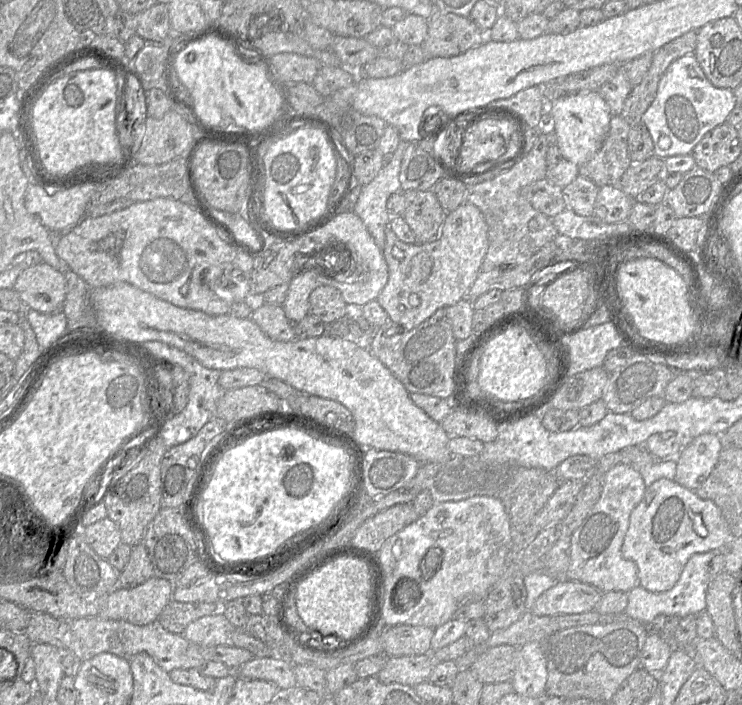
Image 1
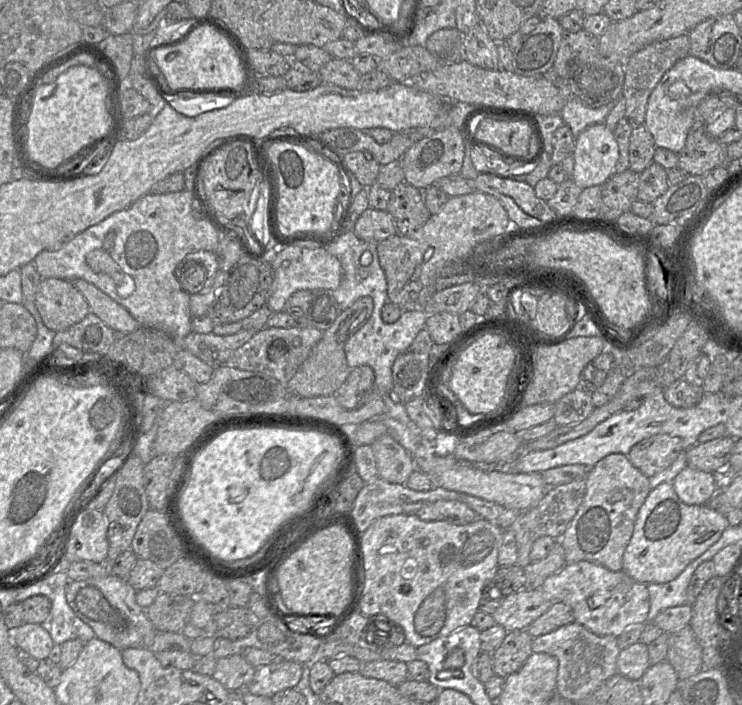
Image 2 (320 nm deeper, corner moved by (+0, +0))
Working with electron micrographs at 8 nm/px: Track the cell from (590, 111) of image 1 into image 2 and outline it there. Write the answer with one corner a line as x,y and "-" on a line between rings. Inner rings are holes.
604,123
589,126
575,139
571,179
585,189
602,186
615,174
619,158
618,143

